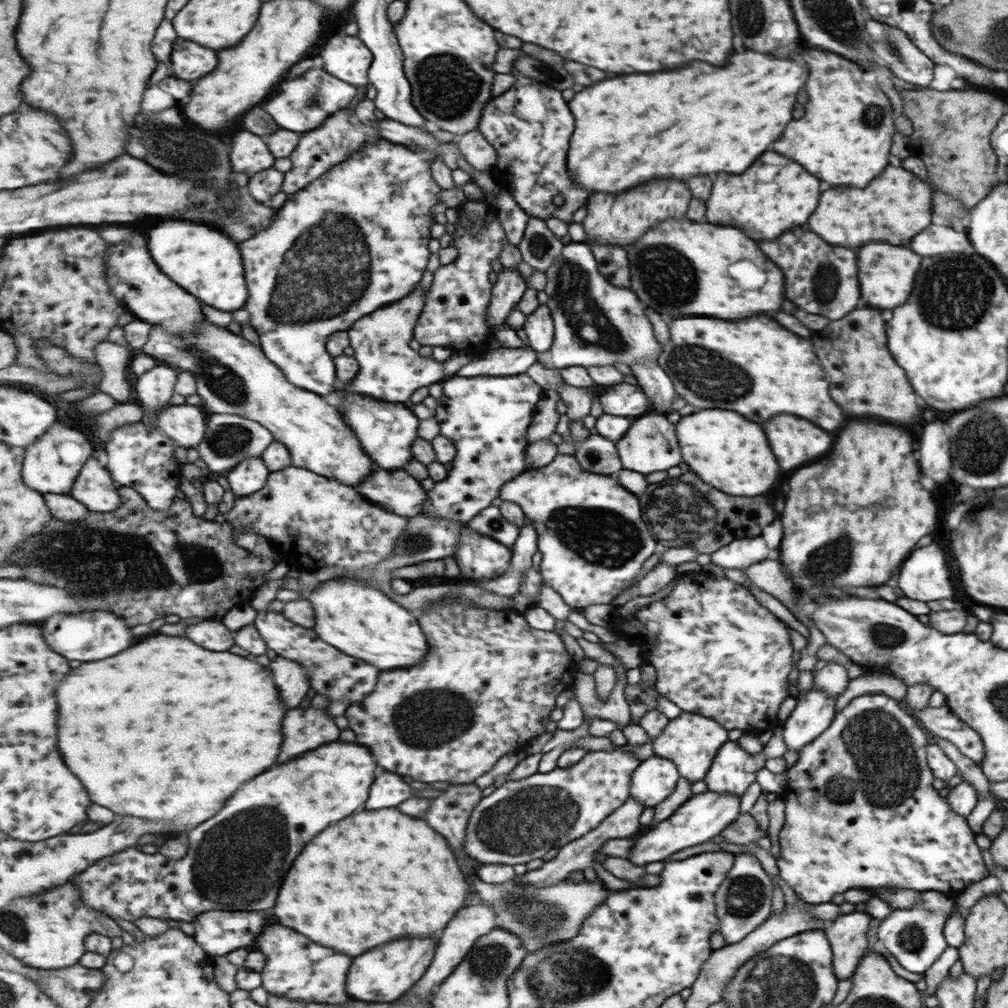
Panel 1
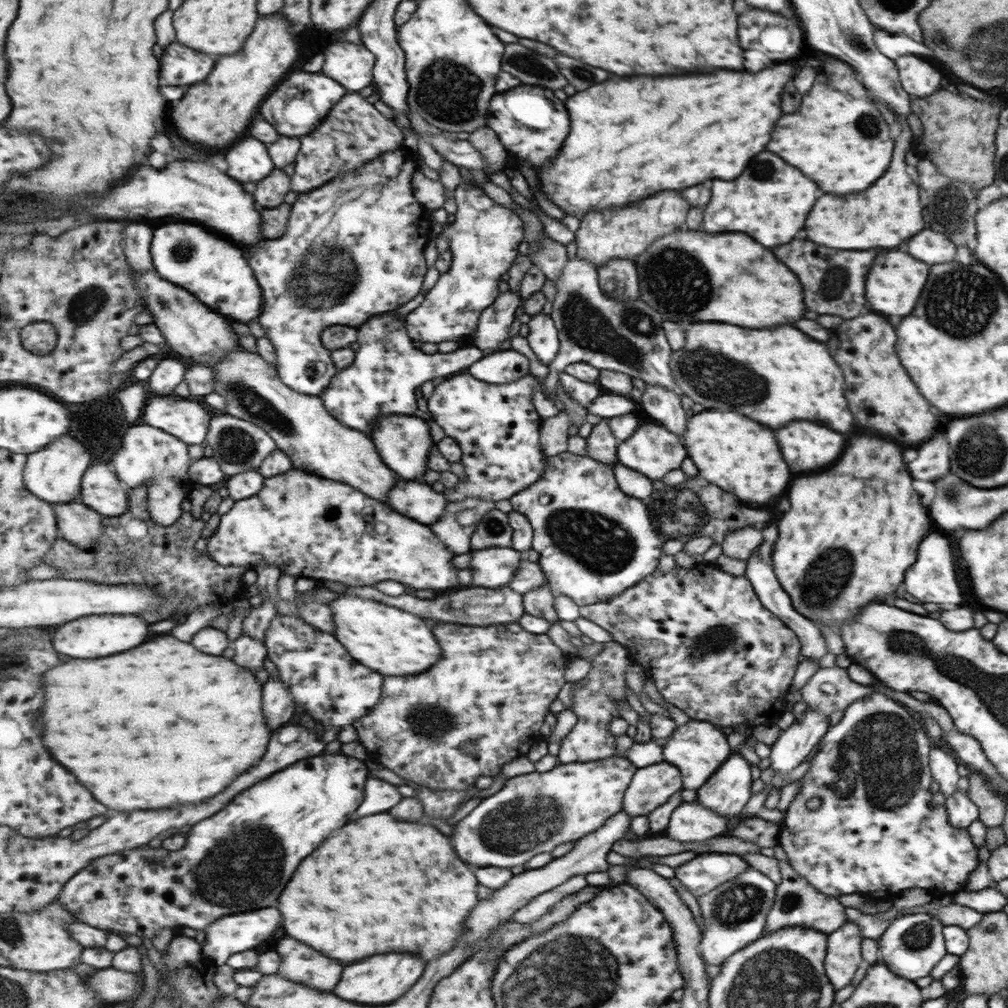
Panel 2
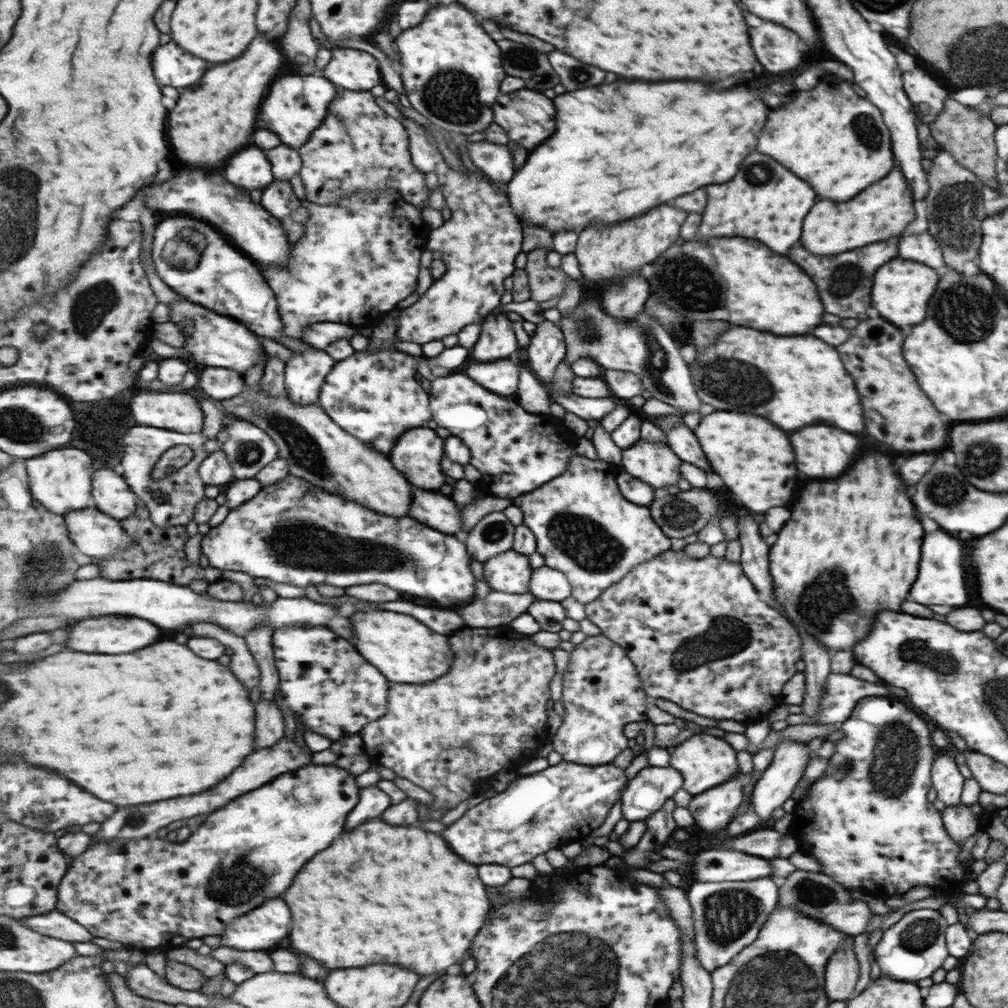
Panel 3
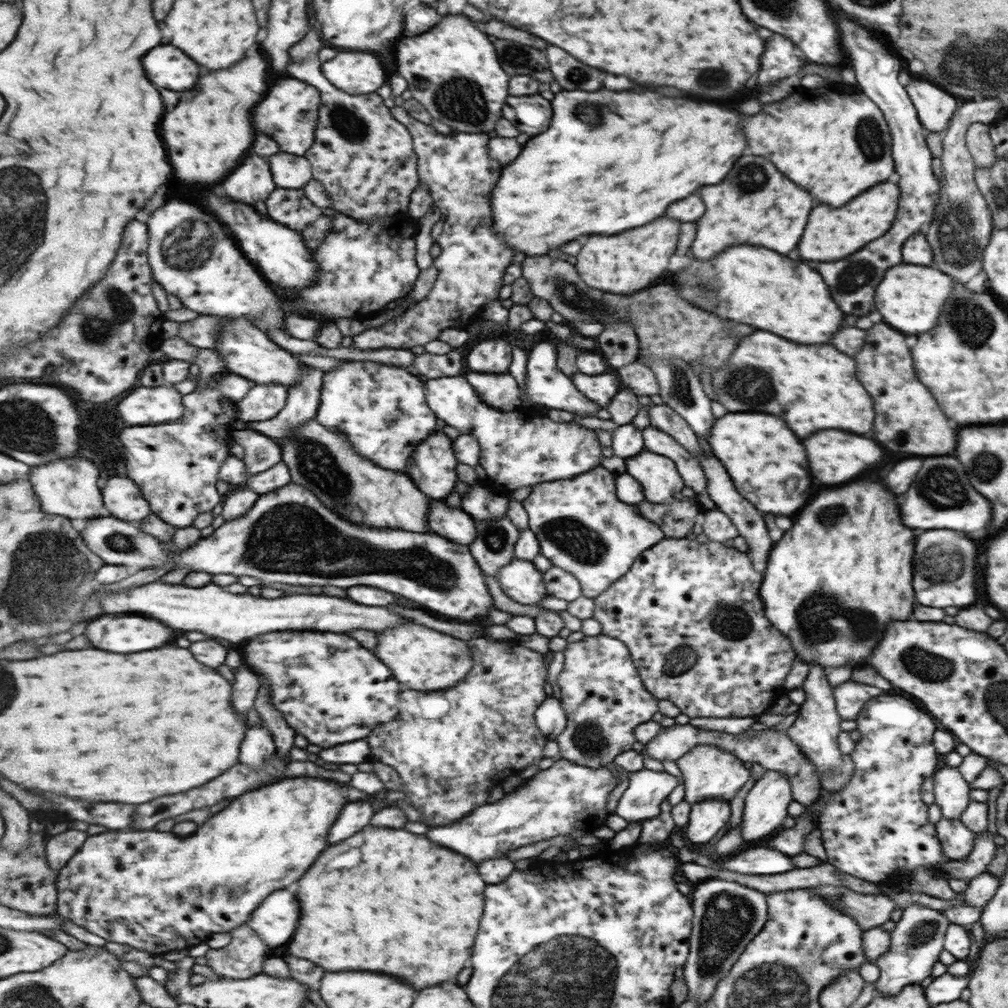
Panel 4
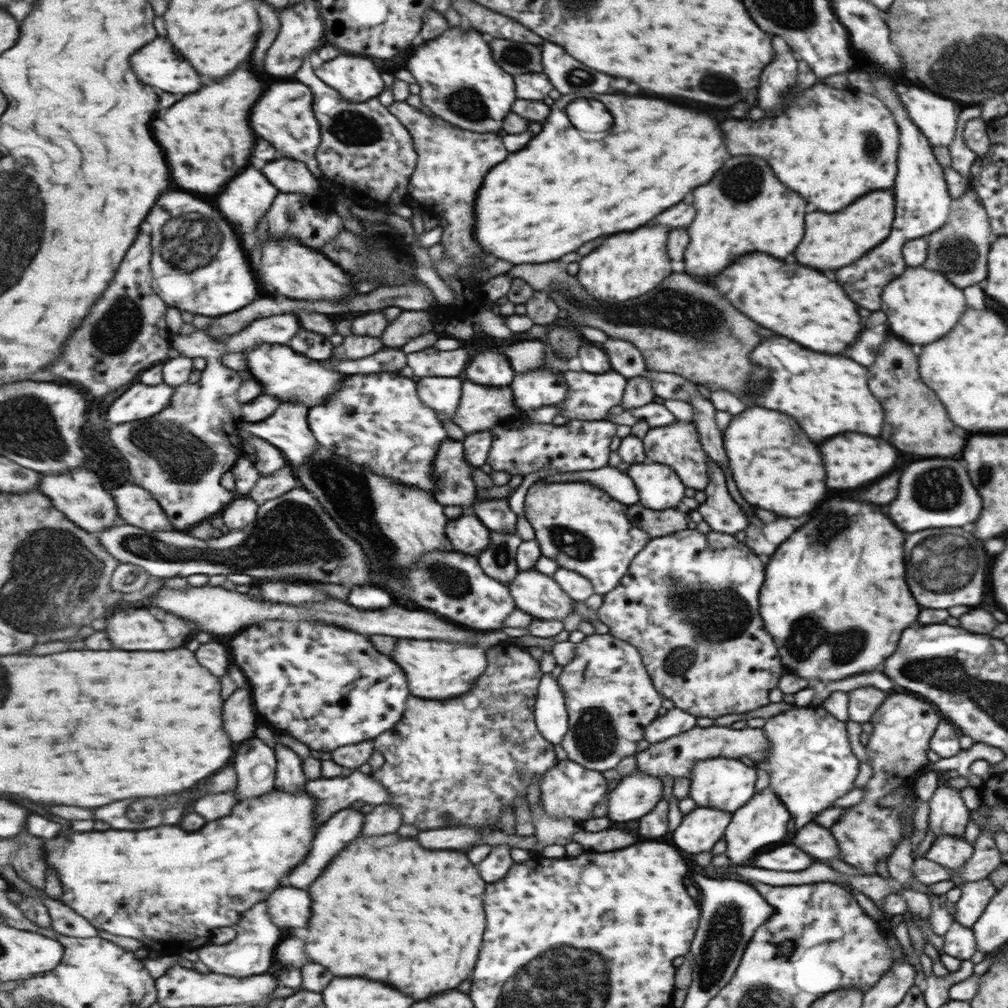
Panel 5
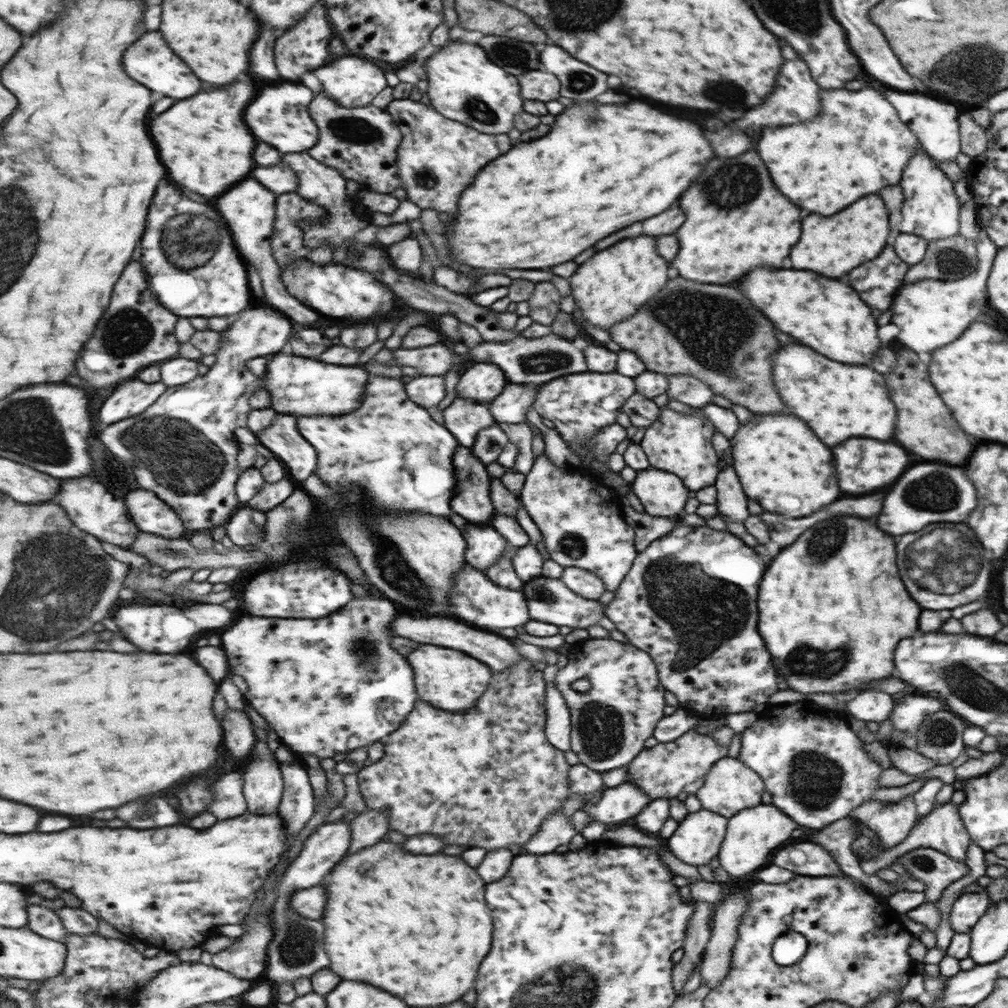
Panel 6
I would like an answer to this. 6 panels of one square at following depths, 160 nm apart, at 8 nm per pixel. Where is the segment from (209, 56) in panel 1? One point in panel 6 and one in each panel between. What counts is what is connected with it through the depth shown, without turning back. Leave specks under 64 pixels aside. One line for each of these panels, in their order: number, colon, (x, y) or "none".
2: (182, 65)
3: (175, 66)
4: (170, 67)
5: (160, 64)
6: (151, 61)

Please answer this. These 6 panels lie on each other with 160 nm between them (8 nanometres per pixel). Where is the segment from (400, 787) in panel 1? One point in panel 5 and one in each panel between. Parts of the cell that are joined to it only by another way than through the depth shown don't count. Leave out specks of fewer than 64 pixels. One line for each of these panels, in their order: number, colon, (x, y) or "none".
2: (381, 796)
3: (374, 801)
4: (358, 814)
5: (334, 835)

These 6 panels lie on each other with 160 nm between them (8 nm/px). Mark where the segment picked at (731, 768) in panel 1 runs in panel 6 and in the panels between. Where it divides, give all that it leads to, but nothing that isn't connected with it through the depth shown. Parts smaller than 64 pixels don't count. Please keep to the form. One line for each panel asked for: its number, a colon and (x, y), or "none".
2: (727, 789)
3: (711, 810)
4: (705, 819)
5: (699, 829)
6: (697, 839)

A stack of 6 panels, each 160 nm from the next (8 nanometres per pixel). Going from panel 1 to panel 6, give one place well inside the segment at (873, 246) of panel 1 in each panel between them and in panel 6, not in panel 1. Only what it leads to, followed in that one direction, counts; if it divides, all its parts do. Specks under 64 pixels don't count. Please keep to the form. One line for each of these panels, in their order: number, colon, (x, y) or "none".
2: (896, 279)
3: (902, 289)
4: (909, 299)
5: (921, 306)
6: (930, 313)

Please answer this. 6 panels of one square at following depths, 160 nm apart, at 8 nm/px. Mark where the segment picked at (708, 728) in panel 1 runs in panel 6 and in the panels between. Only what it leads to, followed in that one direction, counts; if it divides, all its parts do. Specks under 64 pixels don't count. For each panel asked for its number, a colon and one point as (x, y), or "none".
2: (697, 748)
3: (704, 761)
4: (707, 773)
5: (725, 784)
6: (729, 786)

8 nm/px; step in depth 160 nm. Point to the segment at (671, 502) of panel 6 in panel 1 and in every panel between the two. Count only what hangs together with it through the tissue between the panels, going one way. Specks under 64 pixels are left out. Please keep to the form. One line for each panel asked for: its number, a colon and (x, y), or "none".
1: (648, 445)
2: (652, 450)
3: (654, 463)
4: (659, 479)
5: (659, 487)

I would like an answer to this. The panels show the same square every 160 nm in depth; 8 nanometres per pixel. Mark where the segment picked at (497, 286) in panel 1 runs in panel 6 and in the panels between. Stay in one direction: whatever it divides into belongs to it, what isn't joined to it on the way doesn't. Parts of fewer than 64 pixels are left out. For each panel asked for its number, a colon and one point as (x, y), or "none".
2: (495, 328)
3: (498, 341)
4: (494, 356)
5: (490, 368)
6: (484, 382)

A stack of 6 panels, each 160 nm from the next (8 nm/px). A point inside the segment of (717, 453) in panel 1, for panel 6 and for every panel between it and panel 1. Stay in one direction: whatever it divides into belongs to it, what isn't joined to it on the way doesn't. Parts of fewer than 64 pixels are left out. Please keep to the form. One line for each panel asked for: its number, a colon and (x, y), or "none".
2: (740, 456)
3: (751, 456)
4: (761, 454)
5: (775, 467)
6: (783, 467)

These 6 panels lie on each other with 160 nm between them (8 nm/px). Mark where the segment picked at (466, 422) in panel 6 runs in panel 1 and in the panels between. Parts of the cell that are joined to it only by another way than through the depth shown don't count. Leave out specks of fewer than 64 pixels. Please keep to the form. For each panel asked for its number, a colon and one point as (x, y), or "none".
1: (508, 362)
2: (507, 366)
3: (502, 377)
4: (500, 390)
5: (482, 408)

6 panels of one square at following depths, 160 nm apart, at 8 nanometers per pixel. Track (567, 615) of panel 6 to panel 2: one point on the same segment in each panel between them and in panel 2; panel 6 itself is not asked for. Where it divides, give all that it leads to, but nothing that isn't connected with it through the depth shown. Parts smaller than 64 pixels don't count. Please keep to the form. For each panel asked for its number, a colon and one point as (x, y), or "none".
2: (494, 568)
3: (510, 572)
4: (521, 580)
5: (541, 596)

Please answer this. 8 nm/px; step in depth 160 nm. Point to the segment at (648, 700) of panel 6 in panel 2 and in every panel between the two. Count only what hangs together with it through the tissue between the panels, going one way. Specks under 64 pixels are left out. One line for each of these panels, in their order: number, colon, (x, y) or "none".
2: (597, 698)
3: (602, 693)
4: (602, 693)
5: (610, 699)

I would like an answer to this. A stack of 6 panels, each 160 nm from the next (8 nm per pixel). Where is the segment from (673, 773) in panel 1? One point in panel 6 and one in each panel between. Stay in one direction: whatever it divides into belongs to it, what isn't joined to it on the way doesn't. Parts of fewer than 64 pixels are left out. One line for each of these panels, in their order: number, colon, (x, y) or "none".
2: (651, 786)
3: (648, 790)
4: (646, 789)
5: (635, 795)
6: (612, 805)

